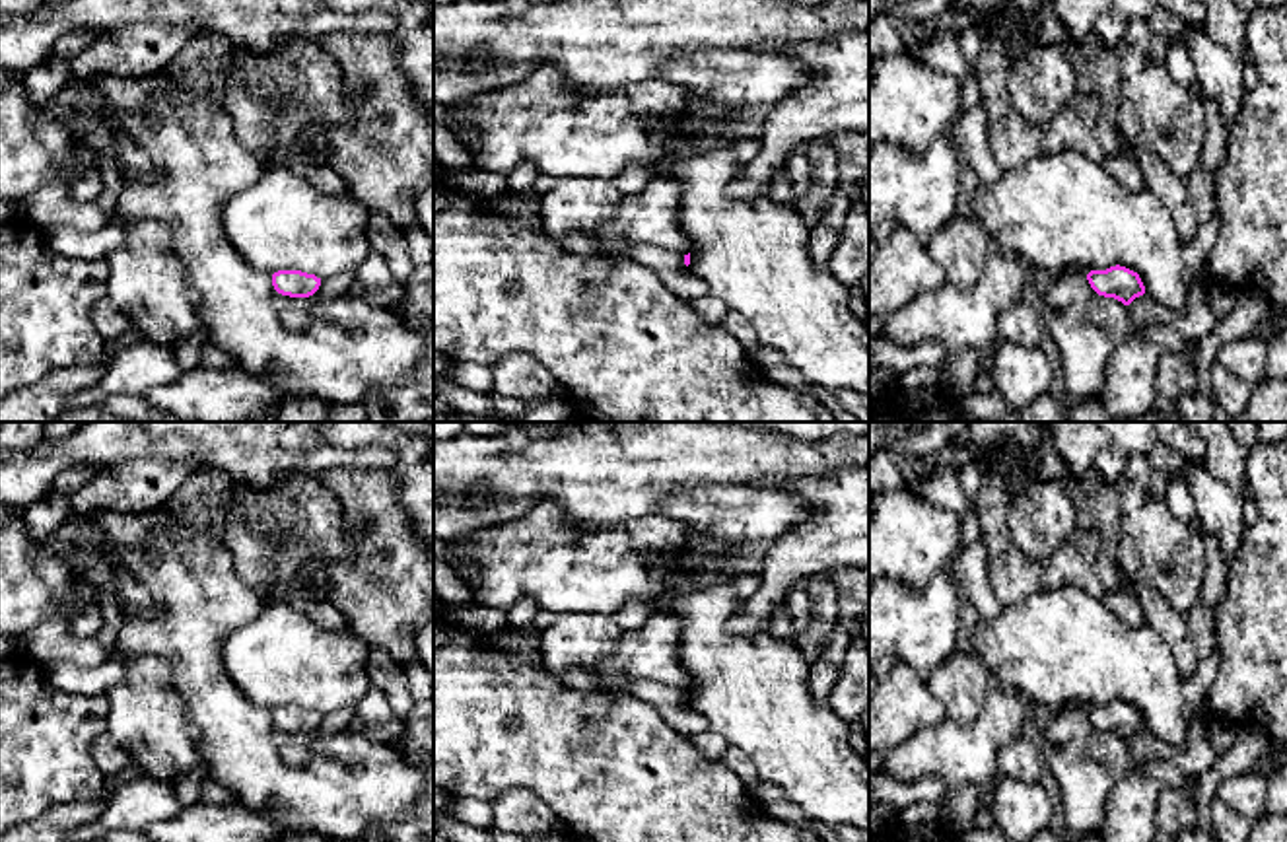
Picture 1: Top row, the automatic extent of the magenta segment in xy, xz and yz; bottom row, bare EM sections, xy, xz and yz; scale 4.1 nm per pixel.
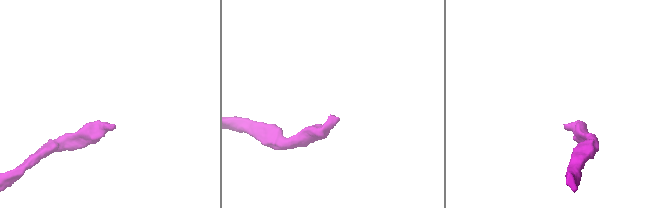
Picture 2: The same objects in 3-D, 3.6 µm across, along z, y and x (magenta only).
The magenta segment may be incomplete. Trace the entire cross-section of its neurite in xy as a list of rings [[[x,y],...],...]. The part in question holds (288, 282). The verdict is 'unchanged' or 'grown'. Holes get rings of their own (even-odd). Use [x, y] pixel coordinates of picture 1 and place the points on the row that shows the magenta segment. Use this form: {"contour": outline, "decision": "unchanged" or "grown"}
{"contour": [[[278,270],[272,274],[272,286],[282,296],[309,298],[319,290],[321,278],[301,270]]], "decision": "unchanged"}

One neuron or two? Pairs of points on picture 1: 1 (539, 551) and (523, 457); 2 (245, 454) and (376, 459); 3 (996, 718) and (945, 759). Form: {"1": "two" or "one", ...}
{"1": "two", "2": "one", "3": "one"}

